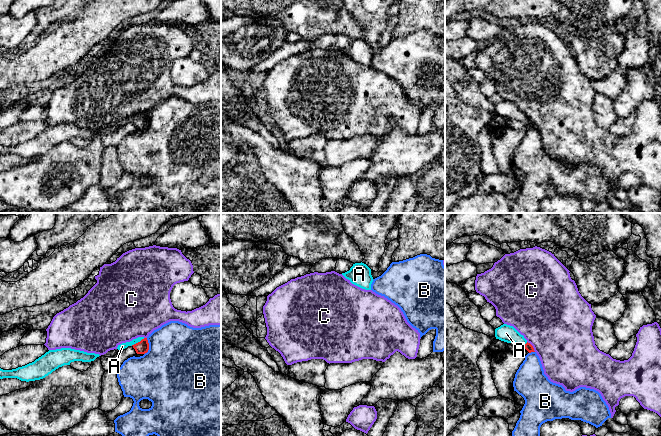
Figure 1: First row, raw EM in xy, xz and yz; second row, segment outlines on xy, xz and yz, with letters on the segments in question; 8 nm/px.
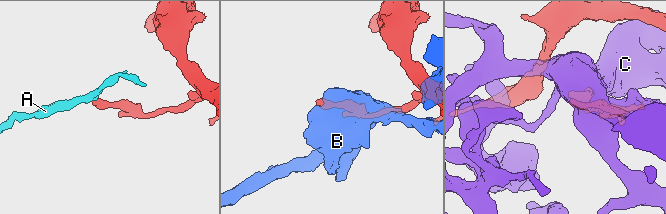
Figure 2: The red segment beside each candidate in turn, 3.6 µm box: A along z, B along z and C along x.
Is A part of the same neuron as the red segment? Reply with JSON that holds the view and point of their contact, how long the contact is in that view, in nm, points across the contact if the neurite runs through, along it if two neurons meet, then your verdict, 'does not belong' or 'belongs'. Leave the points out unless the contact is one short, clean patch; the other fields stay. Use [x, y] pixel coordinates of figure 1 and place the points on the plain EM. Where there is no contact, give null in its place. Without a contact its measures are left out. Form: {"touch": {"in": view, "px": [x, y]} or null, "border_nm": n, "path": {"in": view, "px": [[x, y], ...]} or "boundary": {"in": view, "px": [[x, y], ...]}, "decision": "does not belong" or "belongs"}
{"touch": {"in": "xy", "px": [138, 118]}, "border_nm": 130, "boundary": {"in": "xy", "px": [[144, 114], [131, 121]]}, "decision": "does not belong"}

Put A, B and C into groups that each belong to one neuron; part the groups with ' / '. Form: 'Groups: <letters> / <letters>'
Groups: A / B / C

